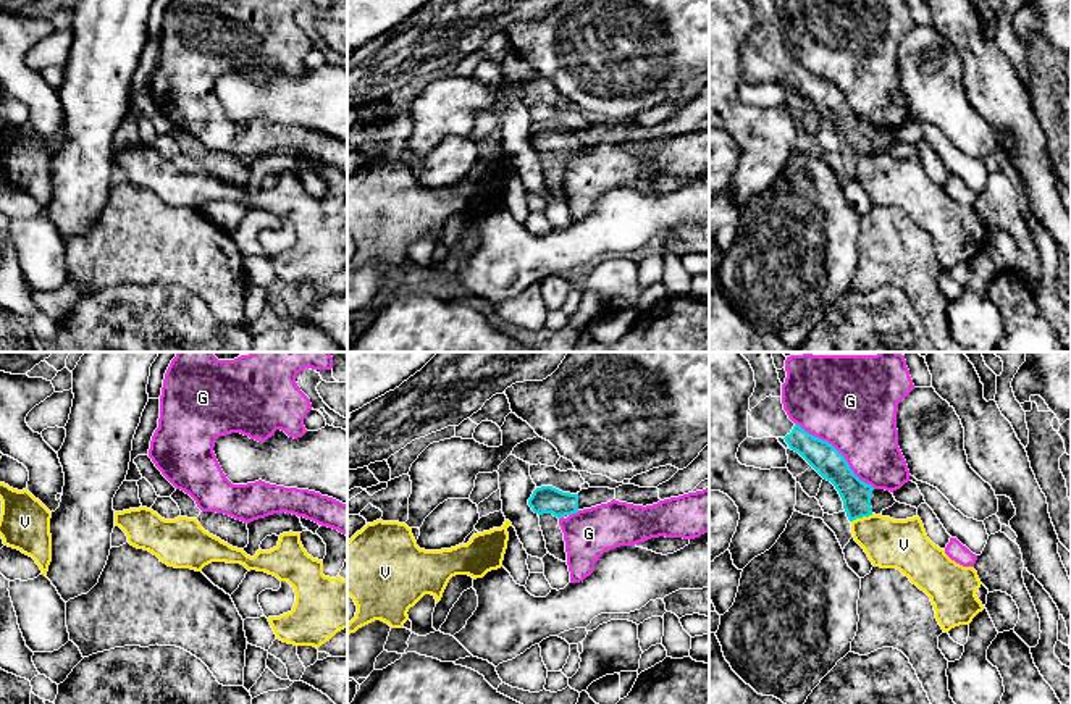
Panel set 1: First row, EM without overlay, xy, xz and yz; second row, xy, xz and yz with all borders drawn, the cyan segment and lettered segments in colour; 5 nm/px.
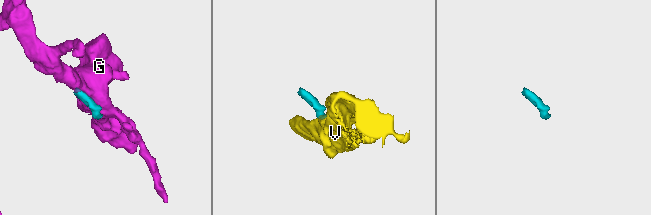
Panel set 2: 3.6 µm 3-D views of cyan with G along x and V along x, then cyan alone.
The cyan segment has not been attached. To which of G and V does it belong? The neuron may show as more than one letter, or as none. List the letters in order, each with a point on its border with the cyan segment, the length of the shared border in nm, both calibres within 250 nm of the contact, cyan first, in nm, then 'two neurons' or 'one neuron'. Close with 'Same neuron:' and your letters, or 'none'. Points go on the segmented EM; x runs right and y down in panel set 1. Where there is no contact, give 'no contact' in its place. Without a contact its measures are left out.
G: yz (837, 451) | 500 nm | 150/460 nm | two neurons
V: yz (861, 517) | 120 nm | 140/260 nm | two neurons
Same neuron: none

